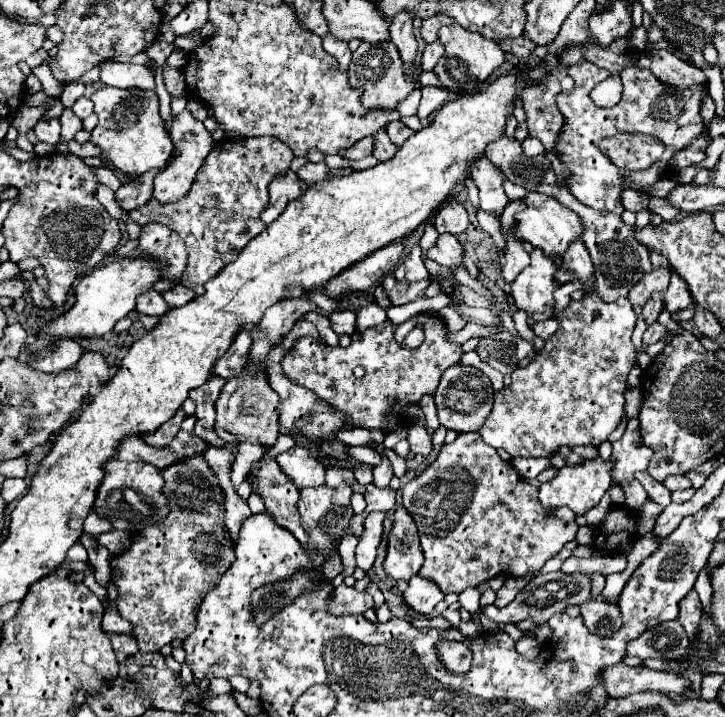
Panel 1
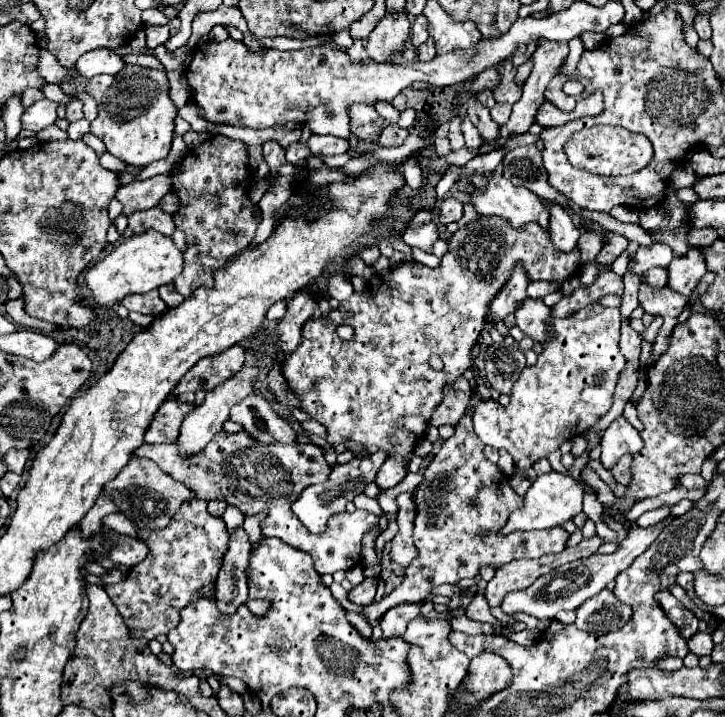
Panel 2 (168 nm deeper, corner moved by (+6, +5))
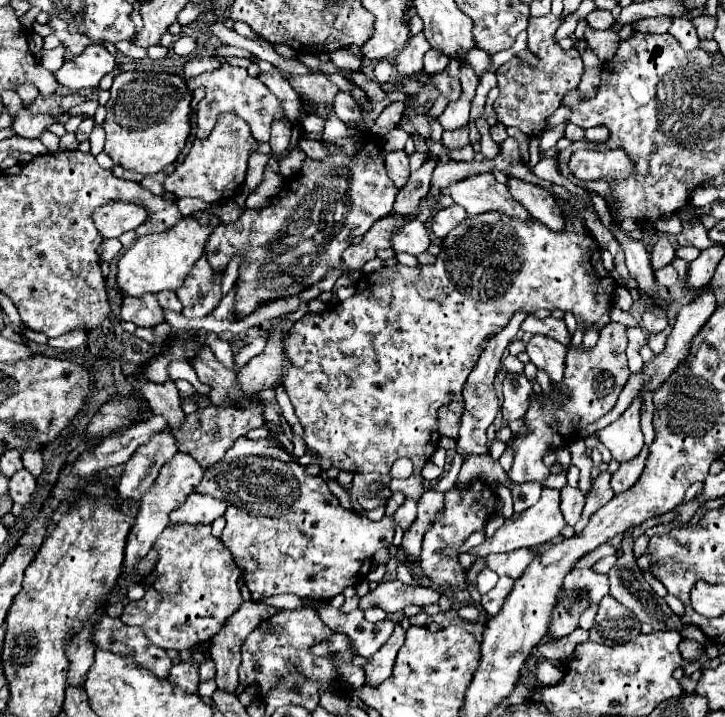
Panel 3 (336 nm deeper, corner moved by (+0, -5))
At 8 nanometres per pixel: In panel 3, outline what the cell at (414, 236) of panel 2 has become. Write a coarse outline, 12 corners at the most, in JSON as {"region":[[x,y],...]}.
{"region":[[417,218],[391,236],[395,252],[427,252],[429,232]]}

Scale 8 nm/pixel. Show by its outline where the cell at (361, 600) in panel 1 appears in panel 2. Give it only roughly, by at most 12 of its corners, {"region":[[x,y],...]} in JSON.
{"region":[[365,578],[347,598],[353,604],[371,604],[377,578]]}

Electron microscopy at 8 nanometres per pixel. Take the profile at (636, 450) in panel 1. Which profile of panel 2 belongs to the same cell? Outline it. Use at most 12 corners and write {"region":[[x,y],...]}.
{"region":[[617,418],[601,440],[601,464],[613,468],[621,456],[637,454],[643,438]]}

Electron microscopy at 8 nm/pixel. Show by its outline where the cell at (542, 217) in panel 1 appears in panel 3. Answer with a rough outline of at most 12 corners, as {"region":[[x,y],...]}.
{"region":[[489,172],[443,188],[469,216],[503,210],[519,220],[527,210]]}

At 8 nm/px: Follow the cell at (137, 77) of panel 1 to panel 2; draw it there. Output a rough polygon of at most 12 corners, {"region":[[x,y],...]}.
{"region":[[113,50],[85,52],[75,68],[85,78],[115,76],[125,60]]}

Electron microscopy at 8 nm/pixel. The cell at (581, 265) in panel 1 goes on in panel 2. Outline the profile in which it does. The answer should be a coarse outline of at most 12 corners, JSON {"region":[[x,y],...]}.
{"region":[[549,204],[549,234],[561,252],[575,250],[581,230],[565,208]]}

